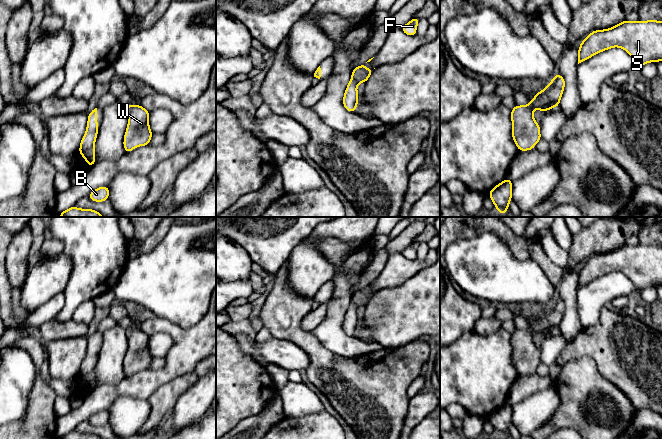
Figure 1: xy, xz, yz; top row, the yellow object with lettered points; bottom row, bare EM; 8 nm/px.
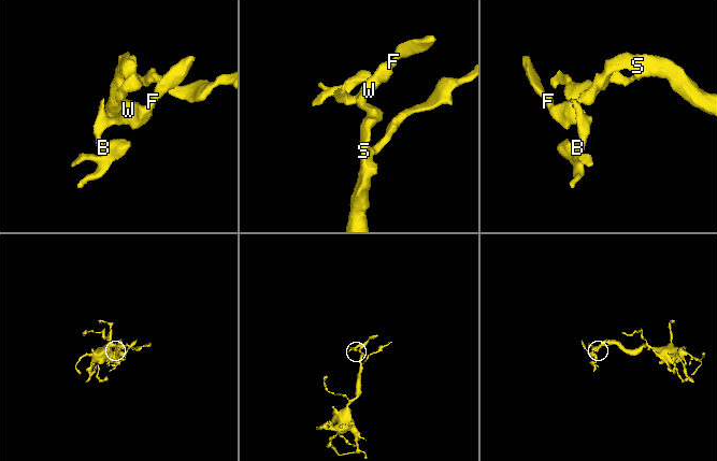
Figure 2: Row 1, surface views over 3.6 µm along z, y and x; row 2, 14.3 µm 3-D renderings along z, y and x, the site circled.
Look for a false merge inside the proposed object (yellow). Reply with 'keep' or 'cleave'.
keep

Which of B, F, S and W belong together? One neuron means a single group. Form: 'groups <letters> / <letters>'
groups B F S W

